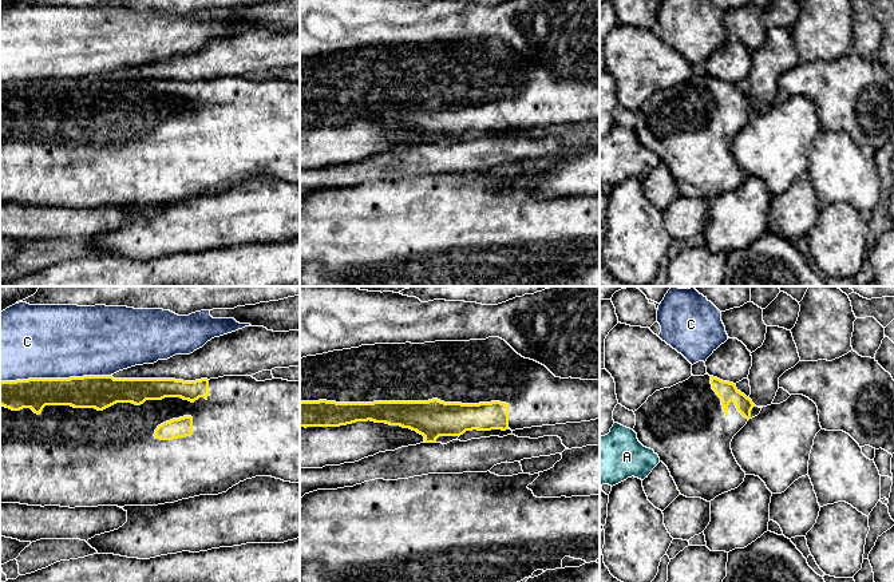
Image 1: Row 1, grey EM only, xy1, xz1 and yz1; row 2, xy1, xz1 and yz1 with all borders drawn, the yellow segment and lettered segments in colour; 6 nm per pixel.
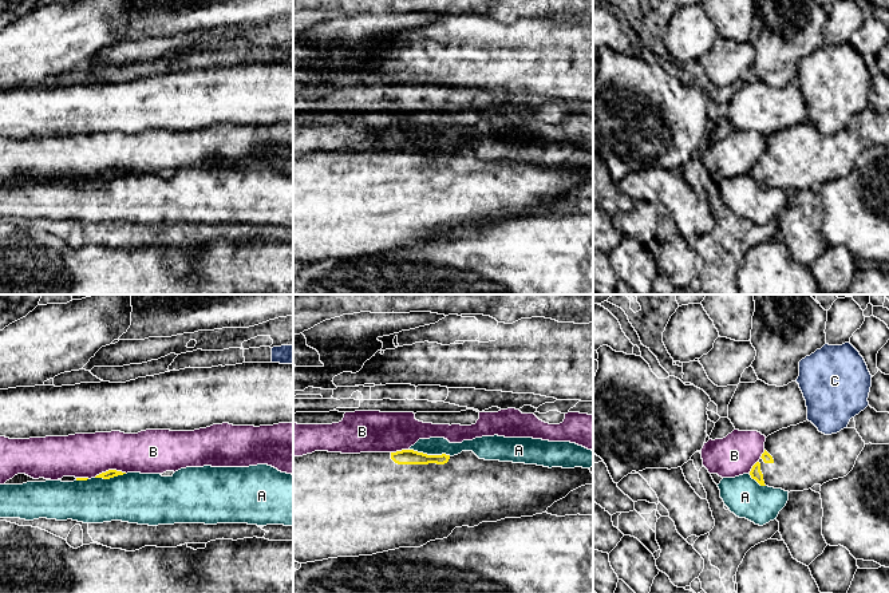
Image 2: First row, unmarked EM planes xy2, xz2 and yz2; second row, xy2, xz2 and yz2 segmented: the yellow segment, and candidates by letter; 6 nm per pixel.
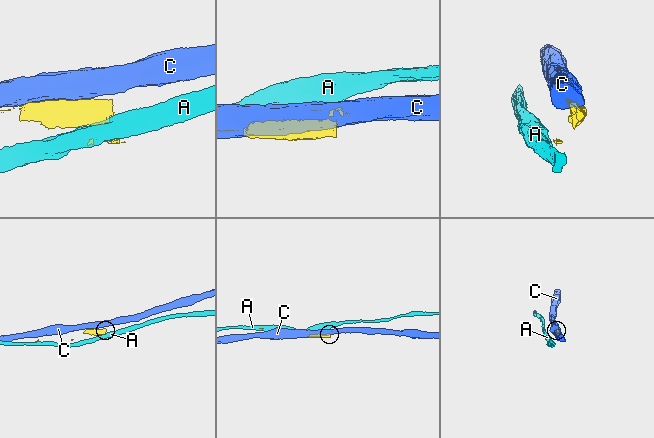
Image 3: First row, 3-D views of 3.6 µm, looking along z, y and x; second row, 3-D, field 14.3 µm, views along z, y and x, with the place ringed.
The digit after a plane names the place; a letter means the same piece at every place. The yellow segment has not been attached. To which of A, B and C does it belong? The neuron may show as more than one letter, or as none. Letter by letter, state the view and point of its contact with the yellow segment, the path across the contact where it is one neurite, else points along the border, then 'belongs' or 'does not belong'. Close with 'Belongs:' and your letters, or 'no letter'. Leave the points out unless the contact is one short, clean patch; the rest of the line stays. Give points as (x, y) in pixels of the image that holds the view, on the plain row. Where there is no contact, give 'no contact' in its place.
A: contact xz2 (430, 155); does not belong
B: contact xy2 (110, 170); does not belong
C: contact xy1 (55, 79); does not belong
Belongs: no letter

